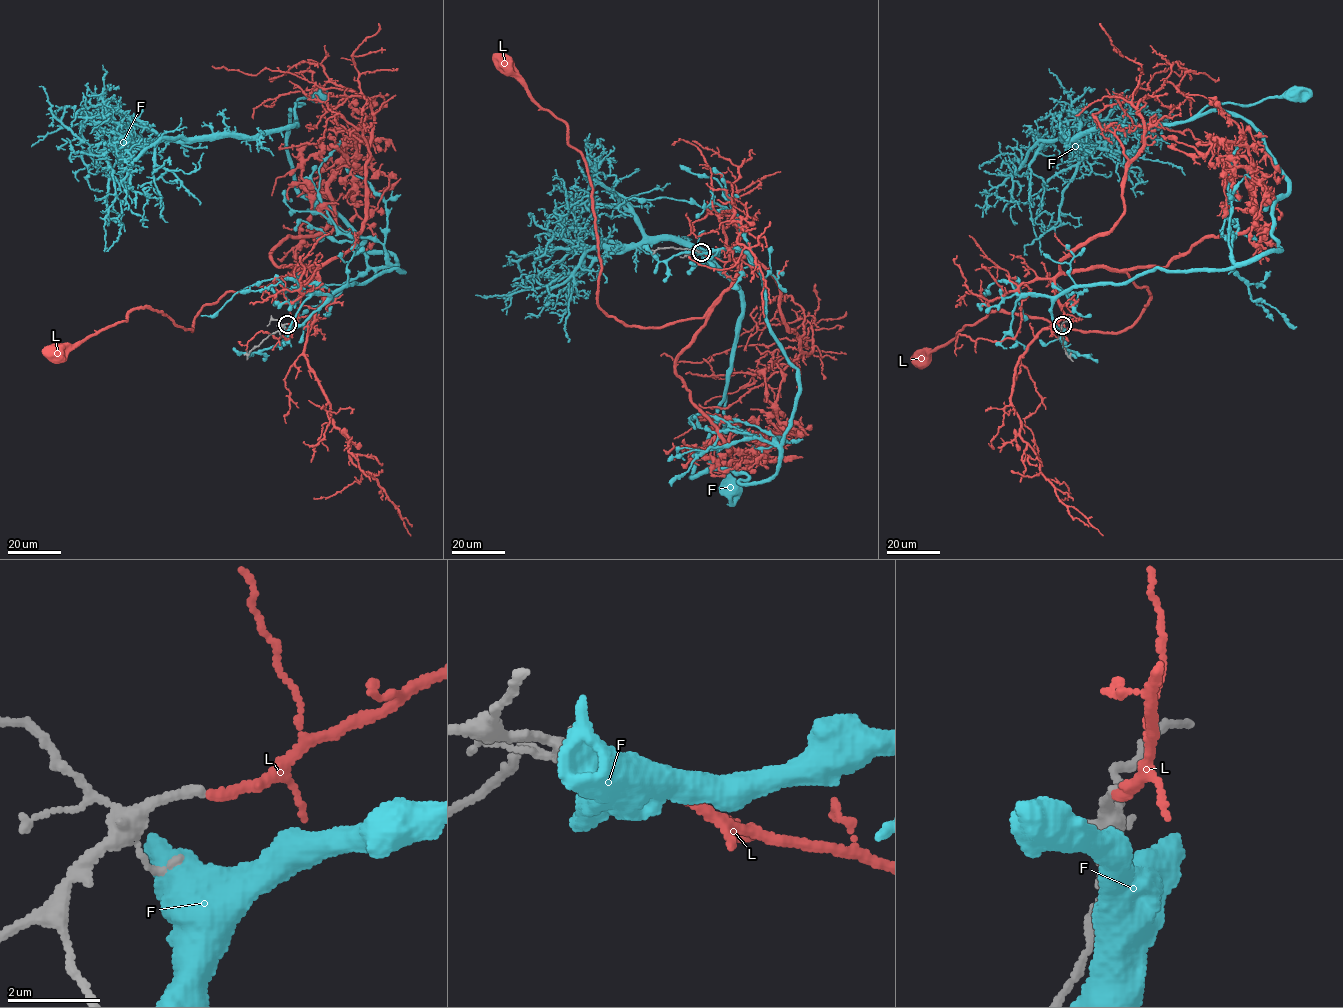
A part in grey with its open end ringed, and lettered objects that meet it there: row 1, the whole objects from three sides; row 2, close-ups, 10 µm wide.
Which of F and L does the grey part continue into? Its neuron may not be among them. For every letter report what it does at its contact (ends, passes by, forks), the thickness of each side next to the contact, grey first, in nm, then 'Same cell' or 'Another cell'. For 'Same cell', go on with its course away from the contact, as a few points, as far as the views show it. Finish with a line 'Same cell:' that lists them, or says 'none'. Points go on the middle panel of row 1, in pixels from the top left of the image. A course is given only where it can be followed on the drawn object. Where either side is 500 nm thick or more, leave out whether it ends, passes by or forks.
F: Thickness 110 nm (grey) against 1000 nm. Another cell
L: It ends there. Thickness 200 nm (grey) against 220 nm. Same cell. Its course: (702, 252), (744, 253), (701, 317), (628, 327), (604, 313), (583, 155), (505, 62)
Same cell: L

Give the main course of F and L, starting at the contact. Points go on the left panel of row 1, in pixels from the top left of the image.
F: (285, 328), (344, 286), (404, 271), (393, 255), (361, 250), (363, 238), (296, 185), (289, 110), (320, 96)
L: (287, 324), (323, 301), (316, 270), (227, 291), (204, 305), (193, 330), (136, 307), (56, 354)

